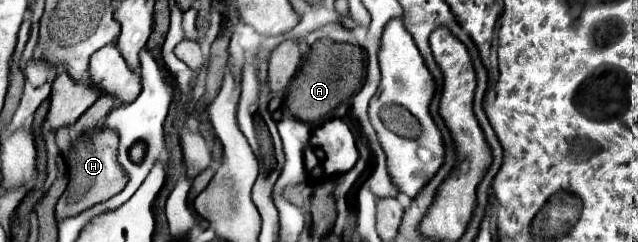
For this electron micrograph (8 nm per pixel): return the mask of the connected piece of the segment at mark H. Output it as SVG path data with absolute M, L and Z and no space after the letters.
M99 127L73 141L73 147L69 153L69 179L71 181L55 205L57 223L67 217L79 215L81 211L89 209L91 205L101 203L107 197L115 195L119 189L123 189L123 185L127 183L127 173L123 173L123 169L119 169L119 165L115 161L115 149L117 149L115 135L111 131L103 131Z

